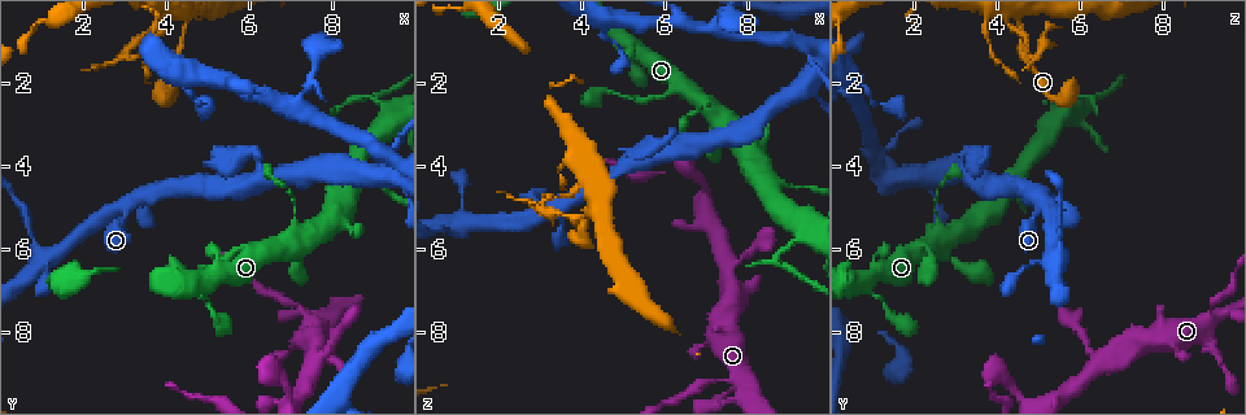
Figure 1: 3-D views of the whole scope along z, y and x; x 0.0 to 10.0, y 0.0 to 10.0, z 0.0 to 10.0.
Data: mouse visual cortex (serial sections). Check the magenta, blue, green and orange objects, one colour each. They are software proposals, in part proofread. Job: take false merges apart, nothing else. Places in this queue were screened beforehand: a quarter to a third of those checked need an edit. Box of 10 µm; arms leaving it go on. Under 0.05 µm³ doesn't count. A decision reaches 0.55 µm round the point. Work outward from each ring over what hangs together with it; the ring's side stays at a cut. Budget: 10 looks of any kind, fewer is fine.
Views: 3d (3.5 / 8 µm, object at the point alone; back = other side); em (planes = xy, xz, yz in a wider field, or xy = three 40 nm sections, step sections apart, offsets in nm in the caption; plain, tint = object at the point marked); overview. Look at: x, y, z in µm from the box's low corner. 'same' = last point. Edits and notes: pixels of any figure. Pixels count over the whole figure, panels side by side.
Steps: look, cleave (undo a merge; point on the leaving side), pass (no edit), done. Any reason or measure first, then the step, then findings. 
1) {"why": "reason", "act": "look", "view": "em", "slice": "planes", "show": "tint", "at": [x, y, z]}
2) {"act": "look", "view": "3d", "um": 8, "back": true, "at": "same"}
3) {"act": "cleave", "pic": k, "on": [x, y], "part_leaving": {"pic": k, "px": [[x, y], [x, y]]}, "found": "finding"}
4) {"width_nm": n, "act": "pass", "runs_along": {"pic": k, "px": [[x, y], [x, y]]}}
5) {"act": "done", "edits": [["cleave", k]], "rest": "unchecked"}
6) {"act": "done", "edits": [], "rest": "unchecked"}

{"why": "thin neck", "act": "look", "view": "3d", "um": 3.5, "at": [7.15, 7.40, 9.20]}

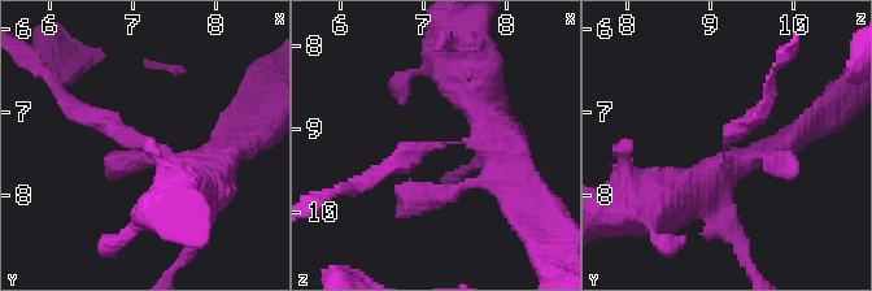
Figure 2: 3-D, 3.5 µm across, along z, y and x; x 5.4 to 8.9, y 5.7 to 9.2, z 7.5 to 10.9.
{"arm_widths_nm": [200, 400], "why": "need the tissue", "act": "look", "view": "em", "slice": "xy", "step": 3, "show": "tint", "at": [7.15, 7.40, 9.15]}

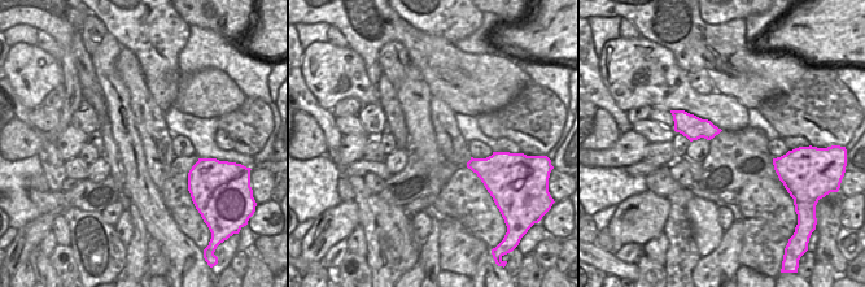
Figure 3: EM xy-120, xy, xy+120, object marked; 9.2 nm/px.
{"act": "cleave", "pic": 2, "on": [736, 129], "part_leaving": {"pic": 2, "px": [[724, 147], [764, 107], [771, 82]]}, "found": "two cells meet here"}

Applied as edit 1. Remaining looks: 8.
{"act": "look", "view": "overview"}

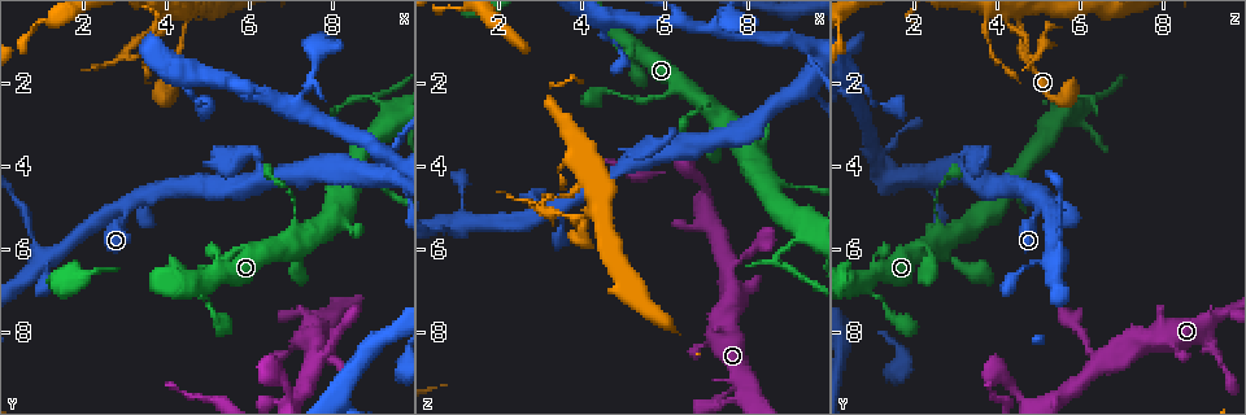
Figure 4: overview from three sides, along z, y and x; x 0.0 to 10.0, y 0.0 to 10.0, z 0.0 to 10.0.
{"why": "small branch off a trunk", "act": "look", "view": "3d", "um": 3.5, "at": [1.25, 6.20, 5.40]}

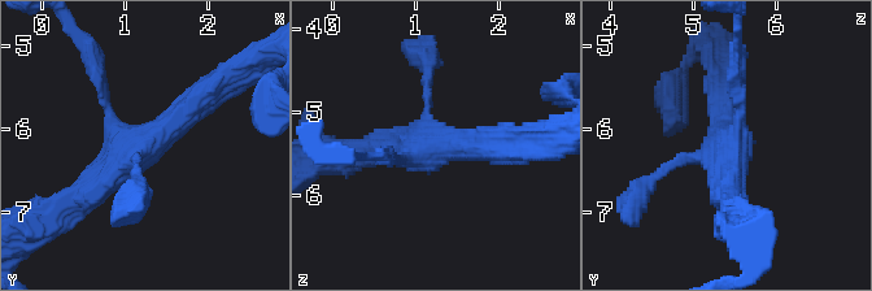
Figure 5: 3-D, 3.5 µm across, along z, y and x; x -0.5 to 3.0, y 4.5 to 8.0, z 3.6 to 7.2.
{"arms": 4, "arm_widths_nm": [150, 150, 350, 400], "why": "shape alone is not enough", "act": "look", "view": "em", "slice": "planes", "show": "tint", "at": [1.25, 6.15, 5.40]}

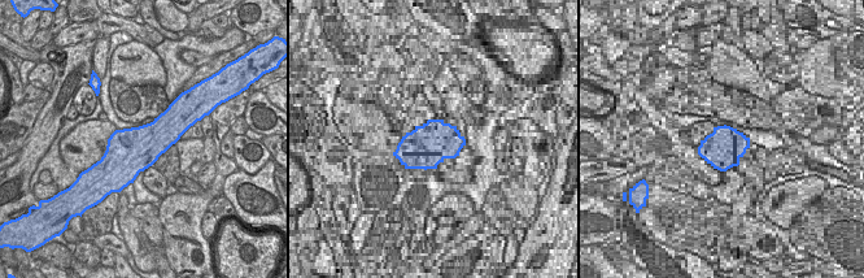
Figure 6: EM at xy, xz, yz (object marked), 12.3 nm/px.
{"width_nm": 600, "act": "pass", "runs_along": {"pic": 5, "px": [[214, 91], [83, 194]]}, "found": "continuous, no second cell"}

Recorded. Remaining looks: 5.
{"why": "narrows sharply", "act": "look", "view": "em", "slice": "xy", "step": 2, "show": "tint", "at": [3.35, 1.30, 4.80]}

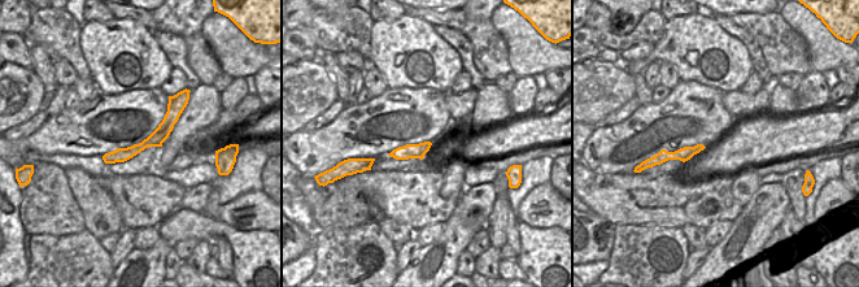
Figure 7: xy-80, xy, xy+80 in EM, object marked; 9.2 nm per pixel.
{"act": "look", "view": "3d", "um": 3.5, "at": "same"}

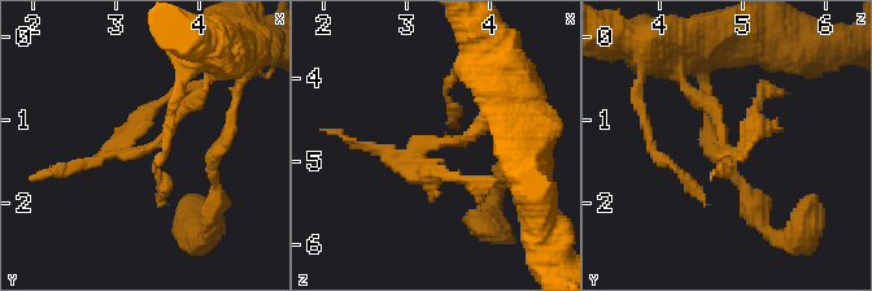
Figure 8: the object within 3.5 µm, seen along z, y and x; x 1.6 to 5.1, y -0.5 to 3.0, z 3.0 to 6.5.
{"act": "cleave", "pic": 8, "on": [427, 178], "part_leaving": {"pic": 8, "px": [[422, 147], [418, 170], [495, 183]]}, "found": "two cells meet here"}

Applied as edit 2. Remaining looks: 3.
{"why": "abrupt turn", "act": "look", "view": "3d", "um": 3.5, "at": [8.90, 2.40, 6.45]}

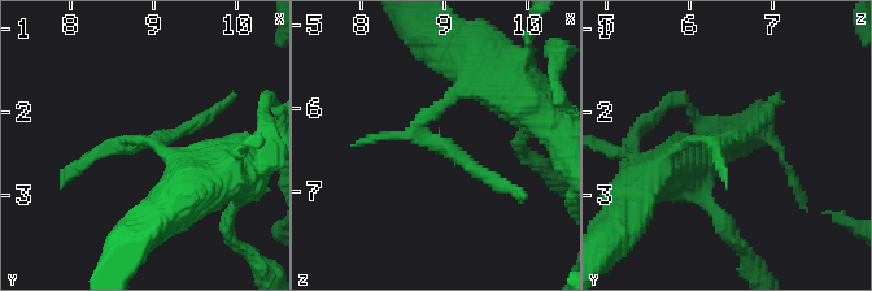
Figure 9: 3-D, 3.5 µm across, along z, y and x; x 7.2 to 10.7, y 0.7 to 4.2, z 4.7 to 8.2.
{"why": "now the EM", "act": "look", "view": "em", "slice": "xy", "step": 3, "show": "tint", "at": [8.90, 2.35, 6.45]}

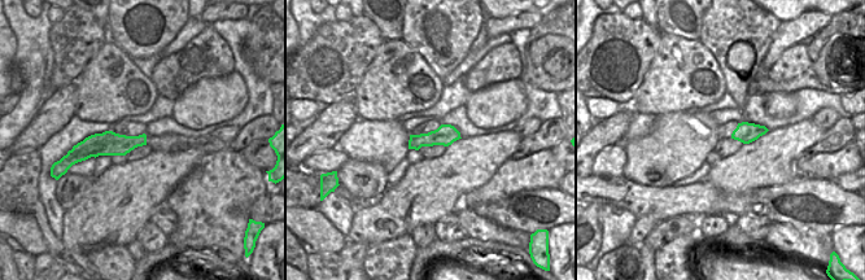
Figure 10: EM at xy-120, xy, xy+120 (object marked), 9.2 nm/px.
{"act": "cleave", "pic": 9, "on": [83, 163], "part_leaving": {"pic": 9, "px": [[419, 133], [515, 192]]}, "found": "two cells meet here"}

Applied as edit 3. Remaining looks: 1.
{"act": "done", "edits": [["cleave", 2], ["cleave", 8], ["cleave", 9]], "rest": "unchecked"}

